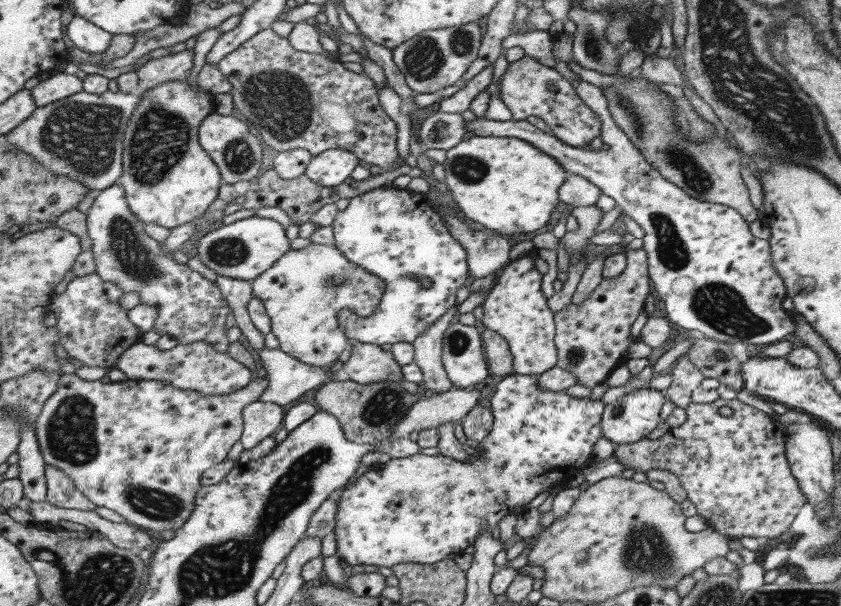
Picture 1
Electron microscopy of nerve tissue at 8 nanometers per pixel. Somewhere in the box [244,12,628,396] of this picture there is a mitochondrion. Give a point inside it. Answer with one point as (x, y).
(425, 59)

